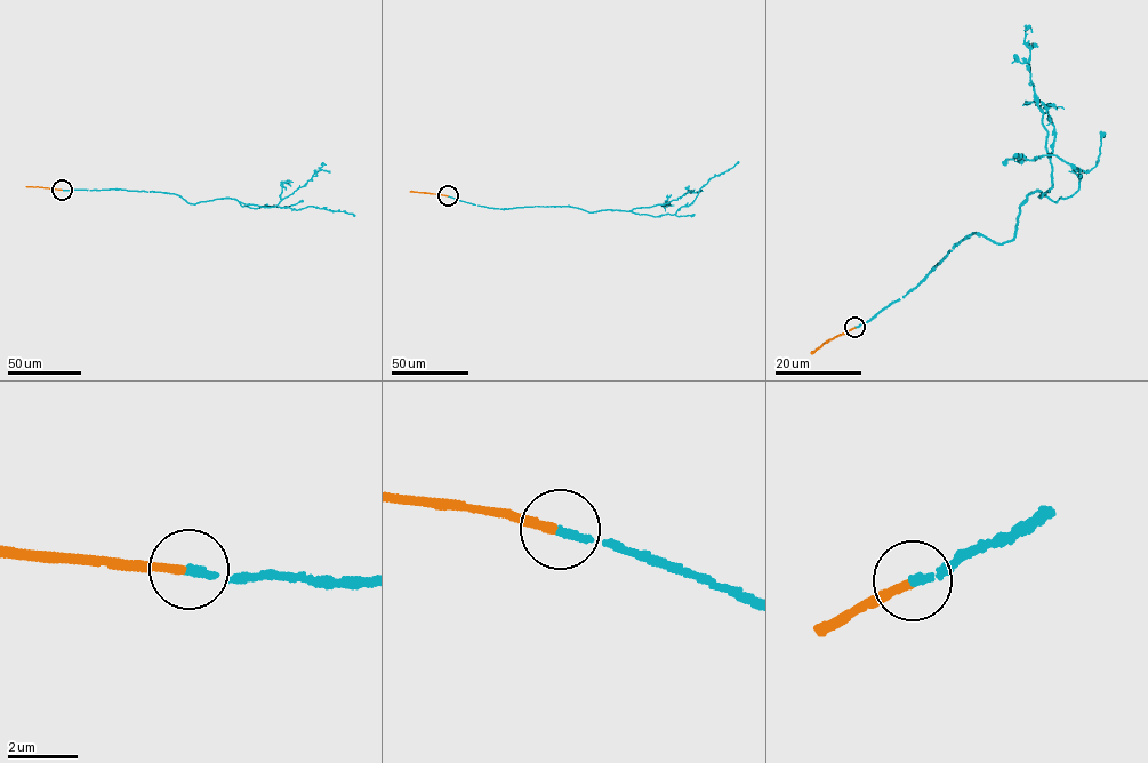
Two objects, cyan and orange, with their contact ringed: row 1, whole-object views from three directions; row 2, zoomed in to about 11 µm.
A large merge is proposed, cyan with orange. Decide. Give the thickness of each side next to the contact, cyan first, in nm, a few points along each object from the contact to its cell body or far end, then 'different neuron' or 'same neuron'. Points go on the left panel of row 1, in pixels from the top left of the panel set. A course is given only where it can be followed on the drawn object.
240 nm thick on the cyan side, 240 nm on the other; cyan runs (62, 190), (152, 191), (176, 194), (194, 203), (225, 198), (251, 208), (312, 206), (354, 216); orange runs (62, 190), (25, 186); same neuron

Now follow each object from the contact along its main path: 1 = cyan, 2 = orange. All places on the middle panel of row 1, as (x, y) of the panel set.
1: (448, 195), (502, 209), (570, 206), (656, 217), (689, 205), (709, 179), (738, 161)
2: (448, 195), (409, 191)

